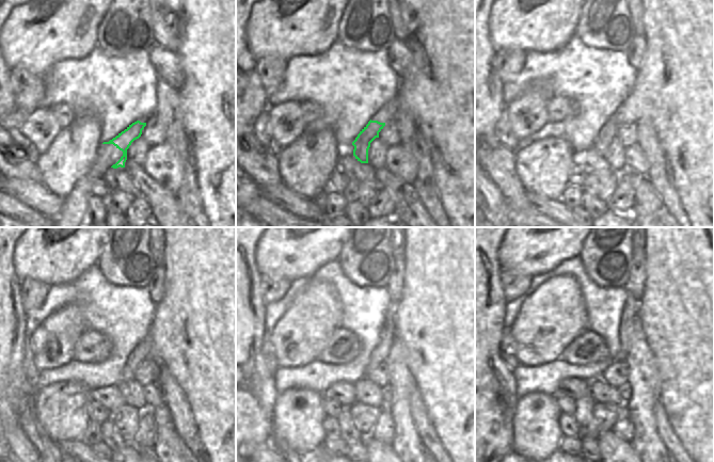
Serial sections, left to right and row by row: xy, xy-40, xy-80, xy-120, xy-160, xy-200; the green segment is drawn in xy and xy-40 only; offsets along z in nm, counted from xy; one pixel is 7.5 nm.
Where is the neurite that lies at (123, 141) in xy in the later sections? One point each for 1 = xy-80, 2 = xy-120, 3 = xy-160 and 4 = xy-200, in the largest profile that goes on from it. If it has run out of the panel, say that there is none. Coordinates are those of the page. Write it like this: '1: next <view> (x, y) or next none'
1: next xy-80 (607, 133)
2: next xy-120 (142, 352)
3: next xy-160 (380, 353)
4: next xy-200 (631, 307)

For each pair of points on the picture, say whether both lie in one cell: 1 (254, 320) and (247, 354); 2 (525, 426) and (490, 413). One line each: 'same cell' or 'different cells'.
1: same cell
2: different cells

